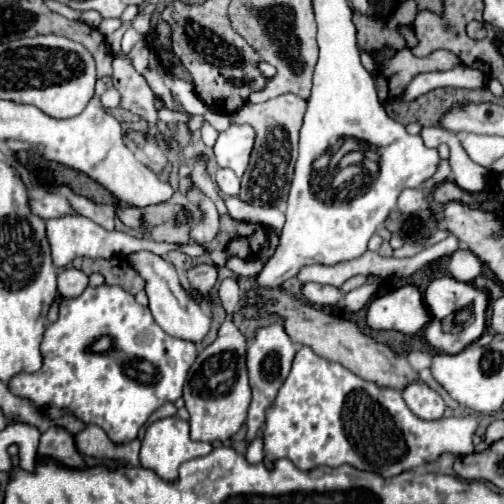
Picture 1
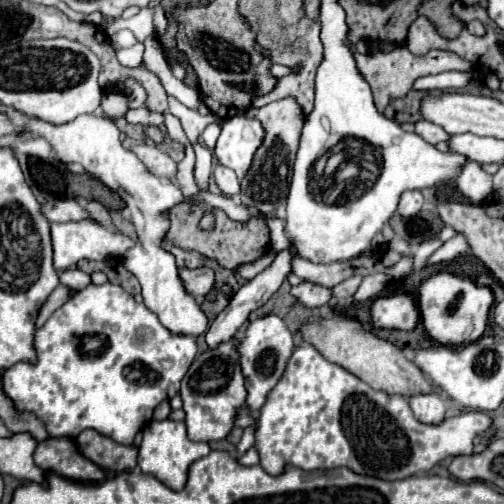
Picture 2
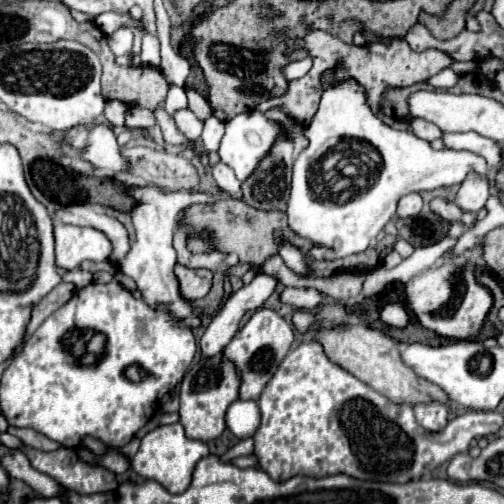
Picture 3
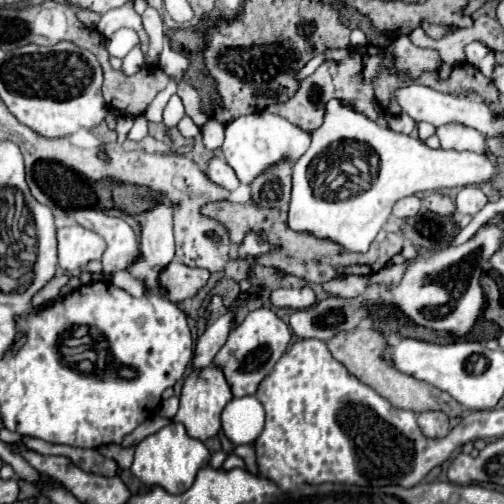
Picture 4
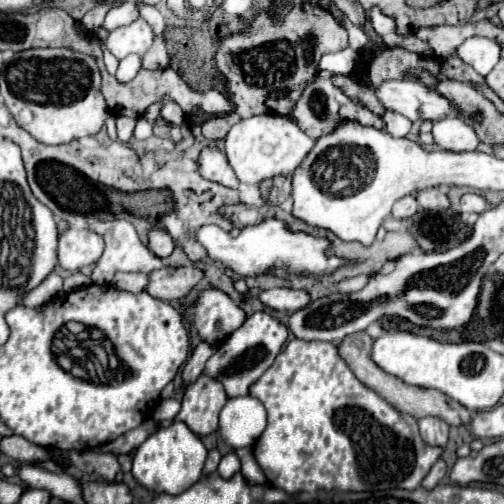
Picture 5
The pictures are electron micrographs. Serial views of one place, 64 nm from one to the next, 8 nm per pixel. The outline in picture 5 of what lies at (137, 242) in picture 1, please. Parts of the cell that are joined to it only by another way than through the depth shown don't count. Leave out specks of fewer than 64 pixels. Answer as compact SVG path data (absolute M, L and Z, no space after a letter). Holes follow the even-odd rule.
M68 228L60 234L58 240L58 264L64 270L78 272L84 266L98 262L104 250L104 240L92 230Z

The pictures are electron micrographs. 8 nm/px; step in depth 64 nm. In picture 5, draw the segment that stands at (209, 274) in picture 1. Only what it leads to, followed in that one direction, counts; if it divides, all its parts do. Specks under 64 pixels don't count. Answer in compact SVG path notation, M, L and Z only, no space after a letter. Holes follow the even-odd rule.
M166 264L164 268L150 274L150 284L146 290L160 300L182 300L202 278L204 272L196 266Z

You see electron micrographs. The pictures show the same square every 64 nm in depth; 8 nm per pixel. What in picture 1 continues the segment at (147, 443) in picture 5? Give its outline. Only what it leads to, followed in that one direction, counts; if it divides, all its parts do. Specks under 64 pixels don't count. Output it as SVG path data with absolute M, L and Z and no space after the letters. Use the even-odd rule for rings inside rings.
M168 416L168 418L156 420L148 426L146 436L142 440L140 464L144 468L152 468L162 480L176 480L176 472L182 462L198 458L198 456L206 456L210 452L212 452L212 444L196 442L190 438L190 424L186 420L180 420L178 416Z

